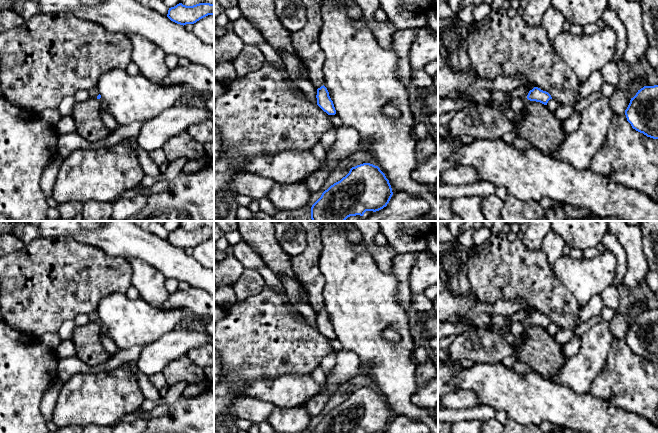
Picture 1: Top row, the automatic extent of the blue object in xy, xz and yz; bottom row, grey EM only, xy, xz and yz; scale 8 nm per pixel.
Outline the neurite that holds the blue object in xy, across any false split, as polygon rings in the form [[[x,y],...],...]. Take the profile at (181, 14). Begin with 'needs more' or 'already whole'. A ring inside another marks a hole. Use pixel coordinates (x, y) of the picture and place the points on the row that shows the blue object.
already whole; [[[182,3],[169,8],[167,17],[180,25],[194,24],[200,19],[214,15],[214,4],[199,3],[193,6],[186,6]]]

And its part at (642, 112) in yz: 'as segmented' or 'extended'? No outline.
as segmented

